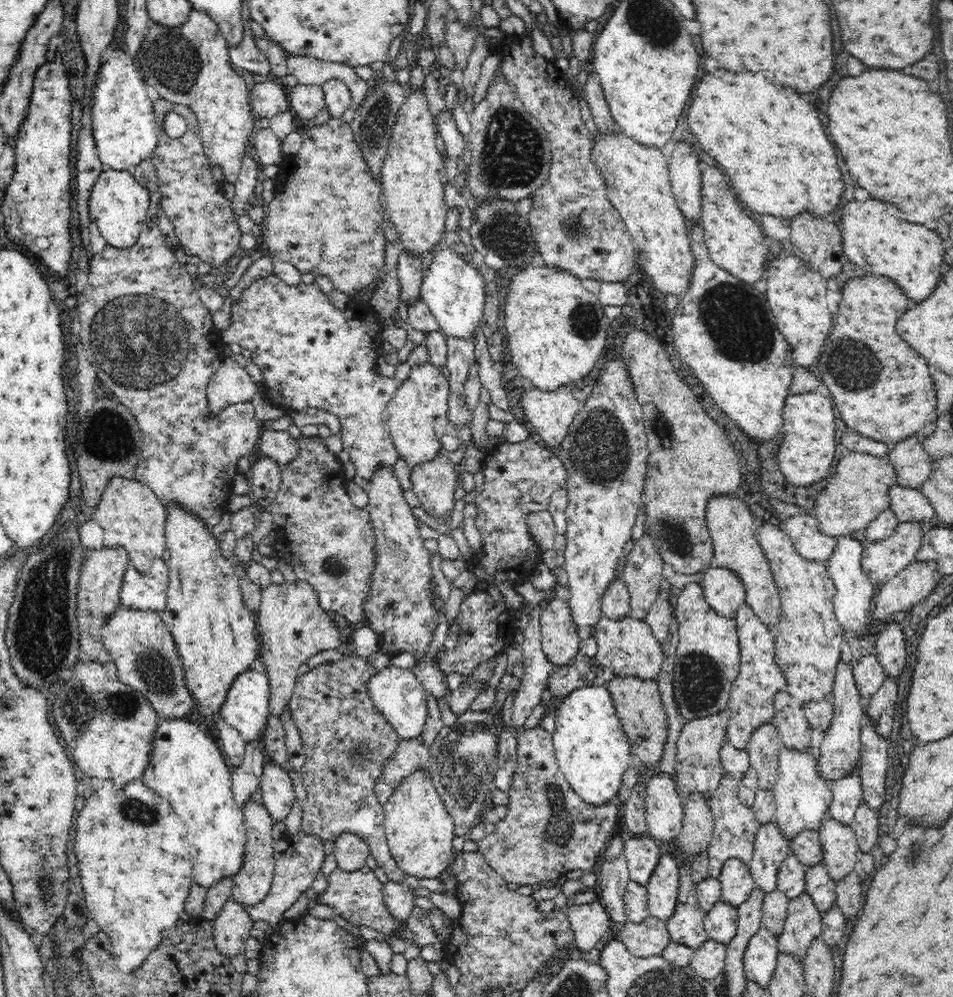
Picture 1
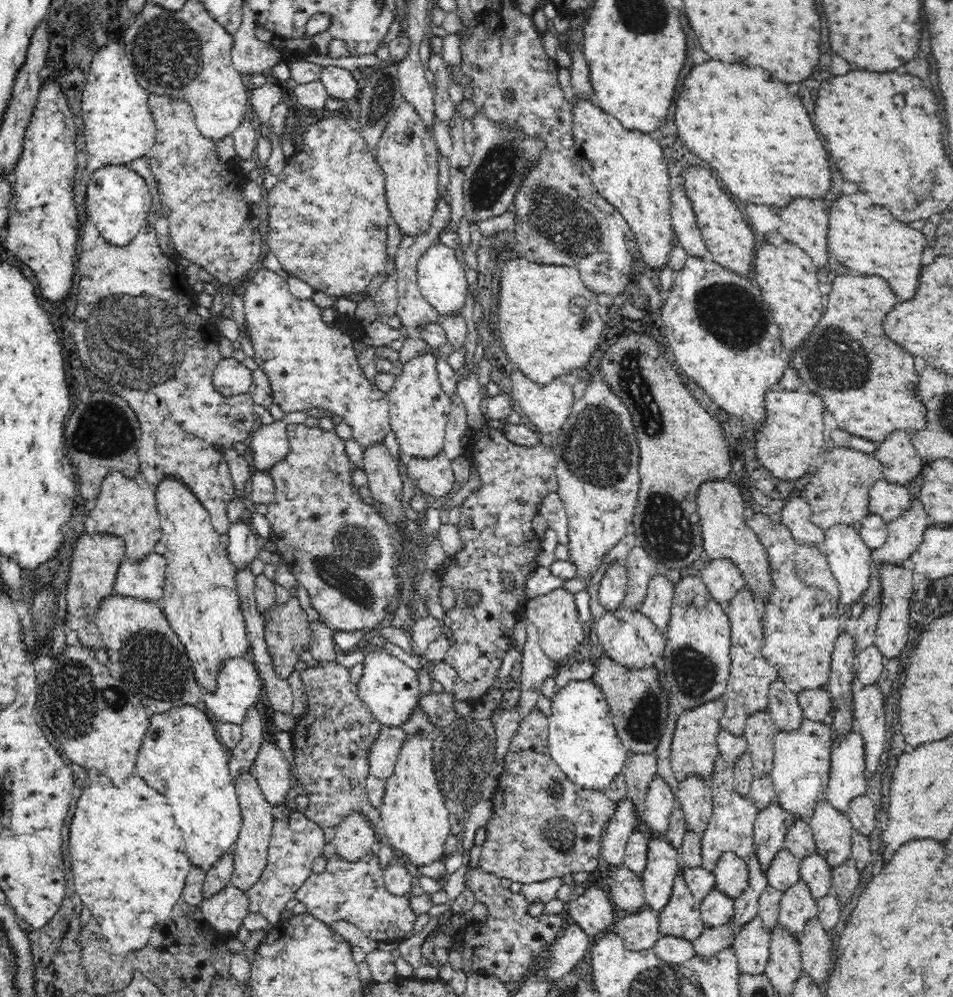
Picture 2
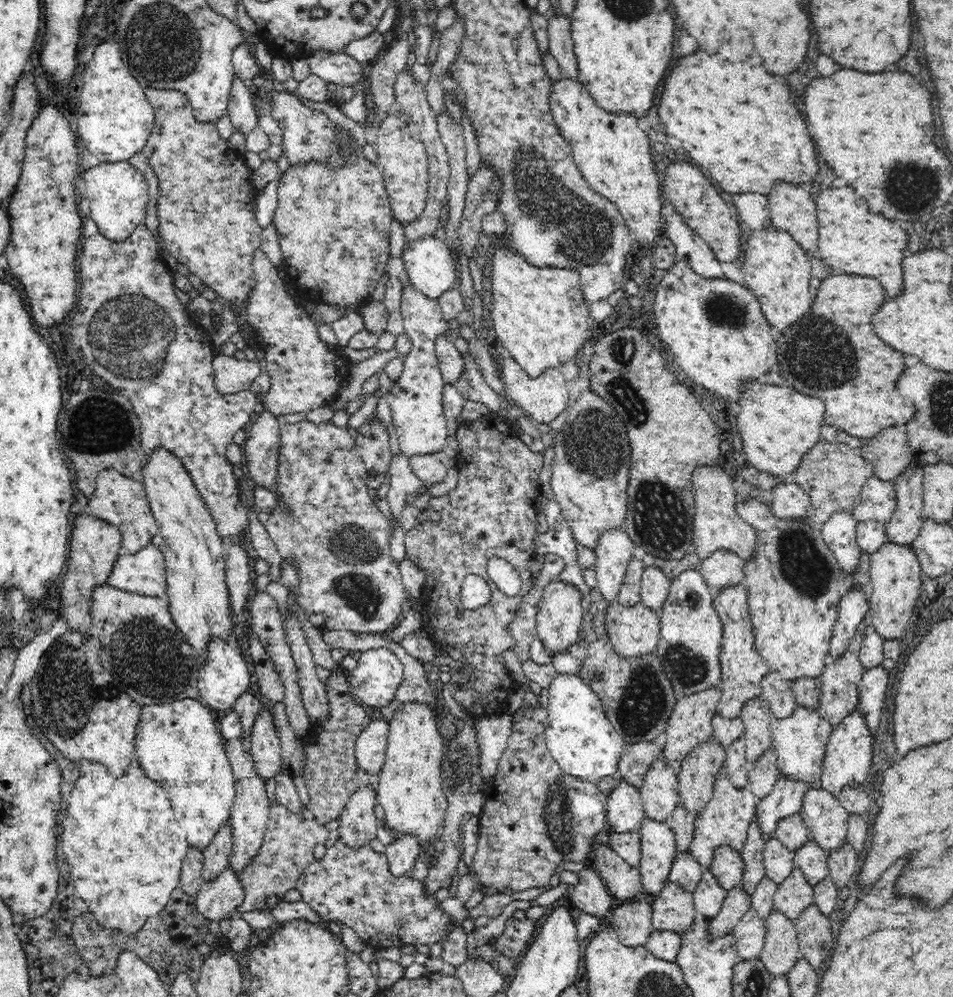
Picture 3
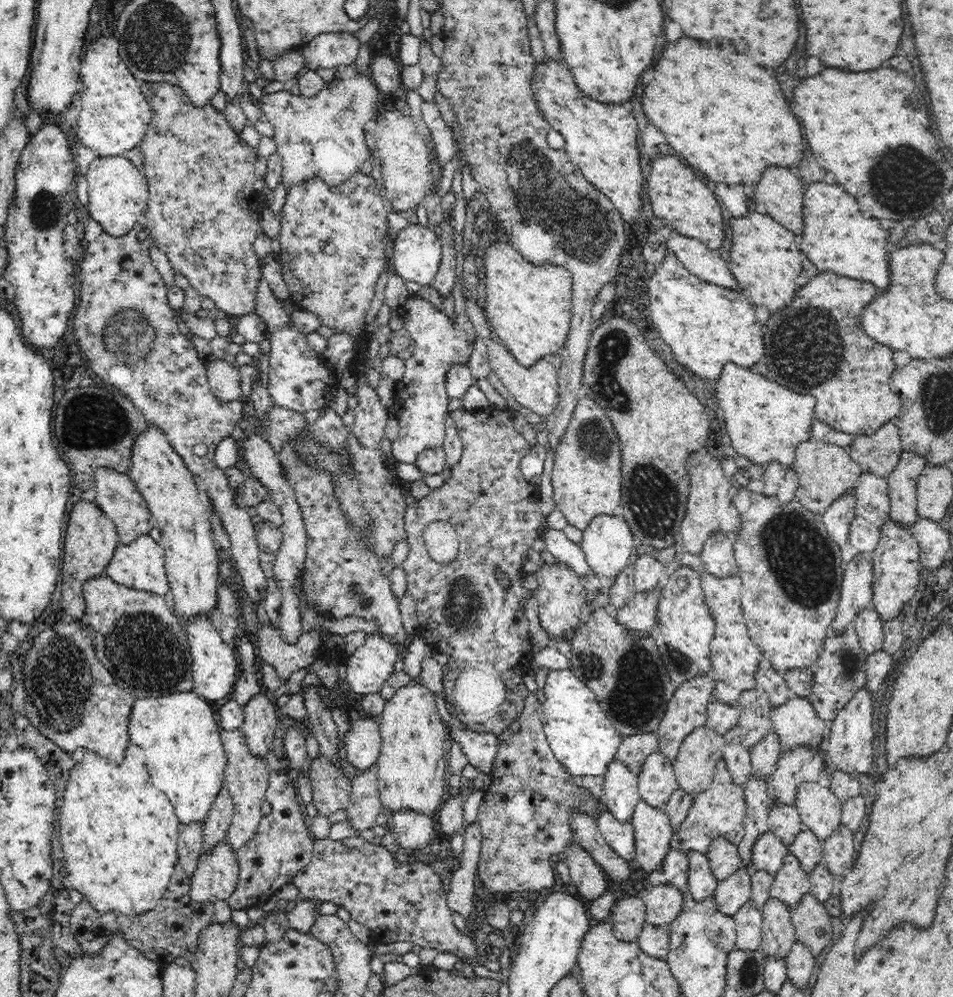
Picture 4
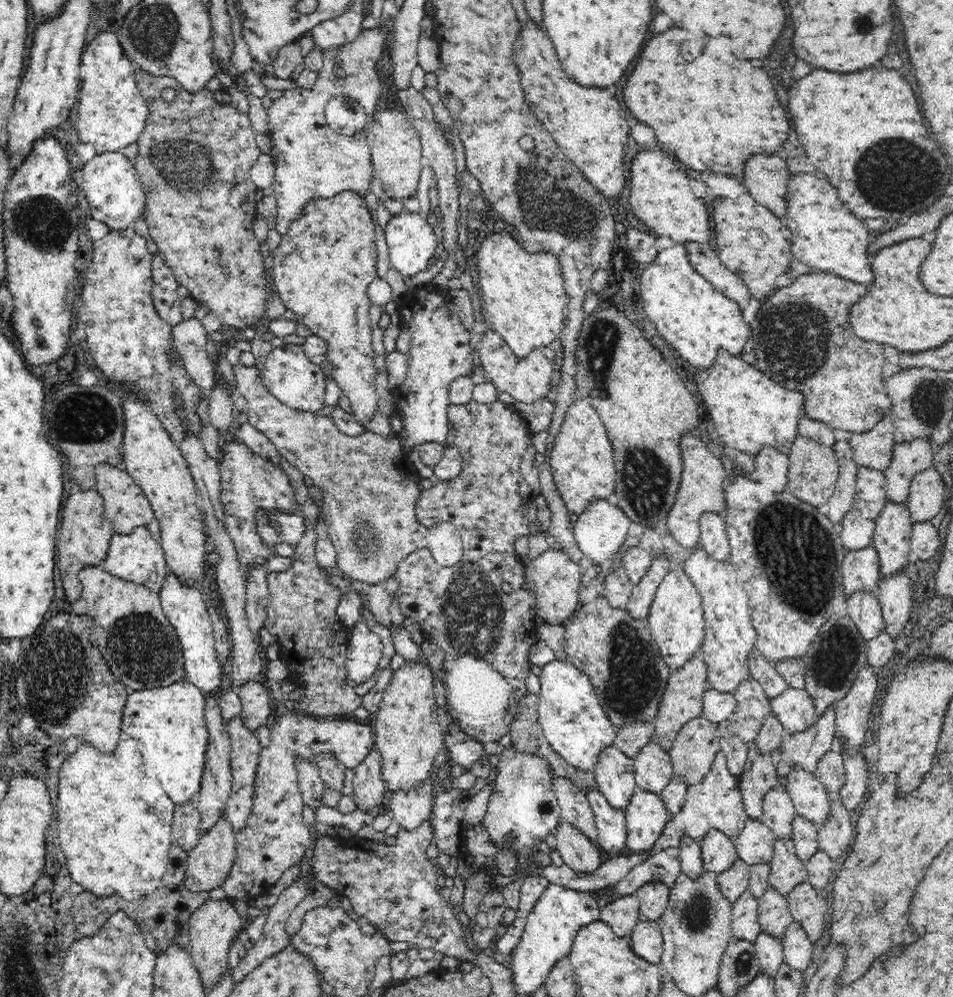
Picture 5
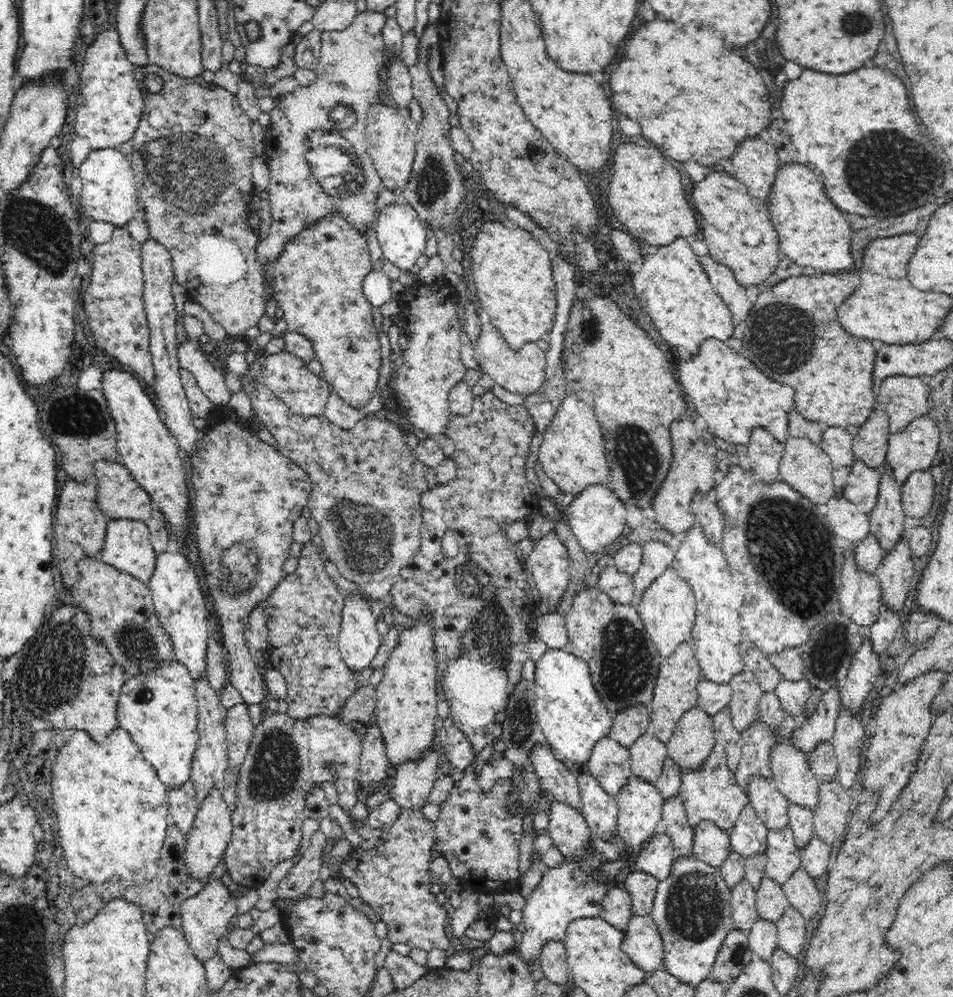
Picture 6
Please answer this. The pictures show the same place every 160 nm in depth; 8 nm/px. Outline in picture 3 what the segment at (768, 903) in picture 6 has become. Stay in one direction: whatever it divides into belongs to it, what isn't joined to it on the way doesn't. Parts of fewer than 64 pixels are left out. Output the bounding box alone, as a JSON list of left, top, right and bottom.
[760,909,801,977]

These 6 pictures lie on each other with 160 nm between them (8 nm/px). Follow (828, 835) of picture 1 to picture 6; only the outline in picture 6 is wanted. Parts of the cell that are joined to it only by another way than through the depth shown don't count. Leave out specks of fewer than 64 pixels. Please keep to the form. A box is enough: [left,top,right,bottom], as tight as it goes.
[770,739,820,810]

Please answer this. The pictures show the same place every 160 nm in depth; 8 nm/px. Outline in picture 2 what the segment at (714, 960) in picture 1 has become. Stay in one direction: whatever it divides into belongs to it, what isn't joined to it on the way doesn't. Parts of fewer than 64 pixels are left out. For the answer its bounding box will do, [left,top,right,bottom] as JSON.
[692,919,738,956]

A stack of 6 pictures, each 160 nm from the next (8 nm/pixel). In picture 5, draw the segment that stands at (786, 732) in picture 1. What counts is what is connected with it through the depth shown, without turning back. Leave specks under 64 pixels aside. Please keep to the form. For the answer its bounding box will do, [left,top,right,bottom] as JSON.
[748,650,788,699]

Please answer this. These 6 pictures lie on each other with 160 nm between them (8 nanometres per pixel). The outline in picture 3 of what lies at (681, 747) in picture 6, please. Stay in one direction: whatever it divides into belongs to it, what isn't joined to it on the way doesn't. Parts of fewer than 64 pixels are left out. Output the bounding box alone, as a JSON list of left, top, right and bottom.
[677,736,726,815]

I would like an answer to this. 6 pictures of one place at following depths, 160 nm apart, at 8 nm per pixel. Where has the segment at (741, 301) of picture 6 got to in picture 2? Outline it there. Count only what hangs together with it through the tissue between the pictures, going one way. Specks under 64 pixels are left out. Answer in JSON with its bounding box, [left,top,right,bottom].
[670,185,711,259]

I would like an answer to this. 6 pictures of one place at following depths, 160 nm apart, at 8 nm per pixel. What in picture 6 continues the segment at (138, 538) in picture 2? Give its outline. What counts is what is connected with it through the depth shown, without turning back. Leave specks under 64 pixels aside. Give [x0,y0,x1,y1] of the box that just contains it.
[95,461,154,521]

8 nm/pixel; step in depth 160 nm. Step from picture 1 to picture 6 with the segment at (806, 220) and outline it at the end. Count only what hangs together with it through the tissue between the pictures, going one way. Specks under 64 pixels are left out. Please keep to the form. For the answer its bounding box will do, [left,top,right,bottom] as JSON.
[730,136,780,205]

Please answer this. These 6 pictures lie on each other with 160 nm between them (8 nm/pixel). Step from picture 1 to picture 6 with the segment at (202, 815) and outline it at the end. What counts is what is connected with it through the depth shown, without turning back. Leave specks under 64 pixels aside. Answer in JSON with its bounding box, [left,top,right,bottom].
[117,660,199,790]

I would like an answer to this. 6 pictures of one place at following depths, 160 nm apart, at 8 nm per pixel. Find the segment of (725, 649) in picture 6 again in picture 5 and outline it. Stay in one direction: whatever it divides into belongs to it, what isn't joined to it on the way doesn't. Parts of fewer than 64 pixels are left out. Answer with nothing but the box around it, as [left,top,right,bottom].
[683,543,754,693]

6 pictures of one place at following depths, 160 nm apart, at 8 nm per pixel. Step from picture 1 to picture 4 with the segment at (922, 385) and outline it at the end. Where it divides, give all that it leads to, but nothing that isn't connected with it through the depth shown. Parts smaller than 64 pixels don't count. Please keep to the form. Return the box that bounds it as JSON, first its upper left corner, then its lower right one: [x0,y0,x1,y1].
[762,272,902,435]

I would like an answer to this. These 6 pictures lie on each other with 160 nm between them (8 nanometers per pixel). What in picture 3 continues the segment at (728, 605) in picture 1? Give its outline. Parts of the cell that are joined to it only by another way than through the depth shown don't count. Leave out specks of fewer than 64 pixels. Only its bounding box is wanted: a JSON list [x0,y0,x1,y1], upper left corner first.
[700,550,743,592]

